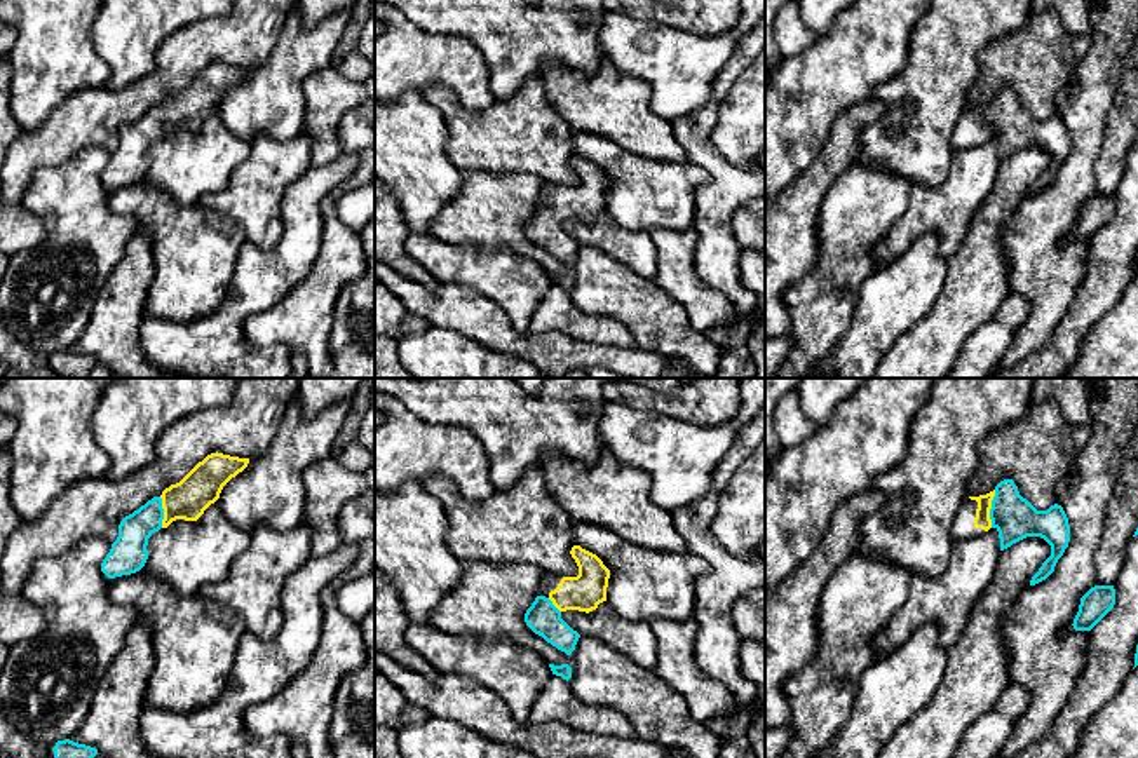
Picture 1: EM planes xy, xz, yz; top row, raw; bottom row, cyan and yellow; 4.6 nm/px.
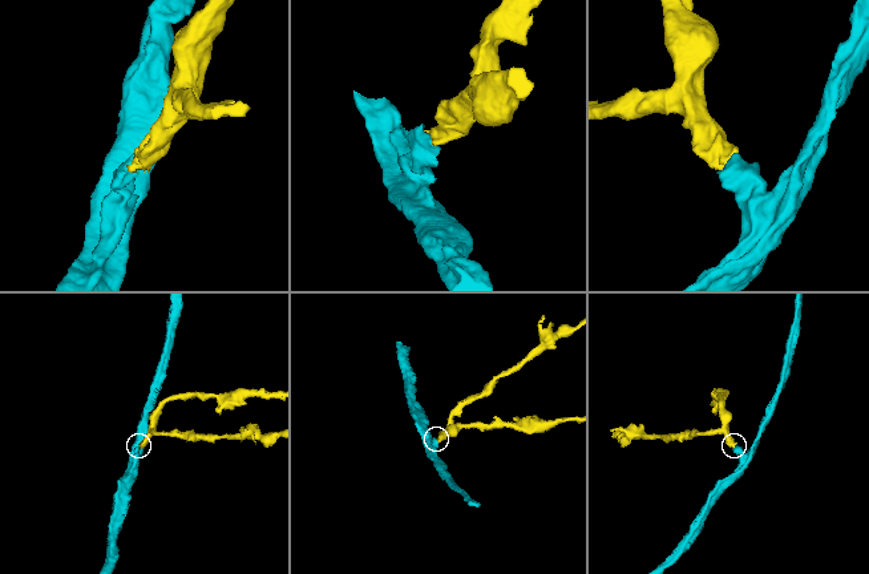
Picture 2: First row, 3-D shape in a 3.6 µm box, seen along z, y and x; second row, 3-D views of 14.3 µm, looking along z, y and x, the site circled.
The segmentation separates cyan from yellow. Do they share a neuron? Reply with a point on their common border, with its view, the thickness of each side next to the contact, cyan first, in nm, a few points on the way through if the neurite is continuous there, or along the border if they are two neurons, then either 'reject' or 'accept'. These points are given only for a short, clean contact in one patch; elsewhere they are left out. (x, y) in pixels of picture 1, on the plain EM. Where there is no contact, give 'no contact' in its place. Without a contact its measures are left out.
contact yz (990, 119); calibres 200 and 70 nm; way yz (1015, 128), (1006, 119), (990, 119), (982, 129); accept

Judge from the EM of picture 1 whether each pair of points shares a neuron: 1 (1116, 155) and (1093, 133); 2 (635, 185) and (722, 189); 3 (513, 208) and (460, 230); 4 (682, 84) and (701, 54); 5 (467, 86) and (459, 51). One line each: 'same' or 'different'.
1: different
2: different
3: same
4: same
5: same

